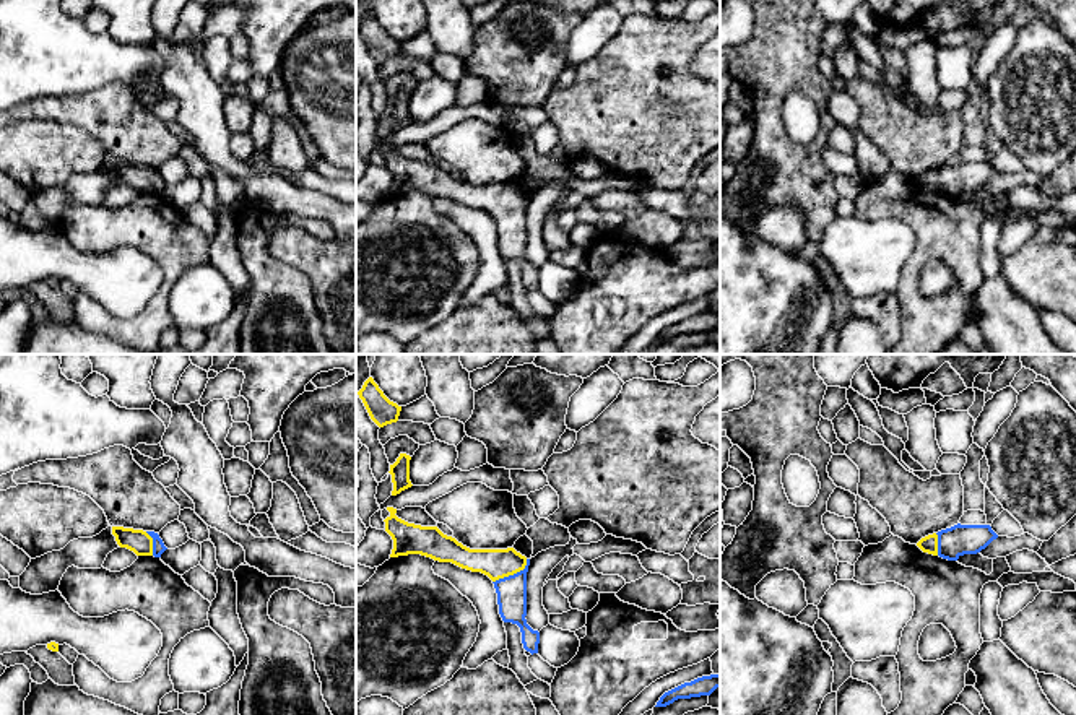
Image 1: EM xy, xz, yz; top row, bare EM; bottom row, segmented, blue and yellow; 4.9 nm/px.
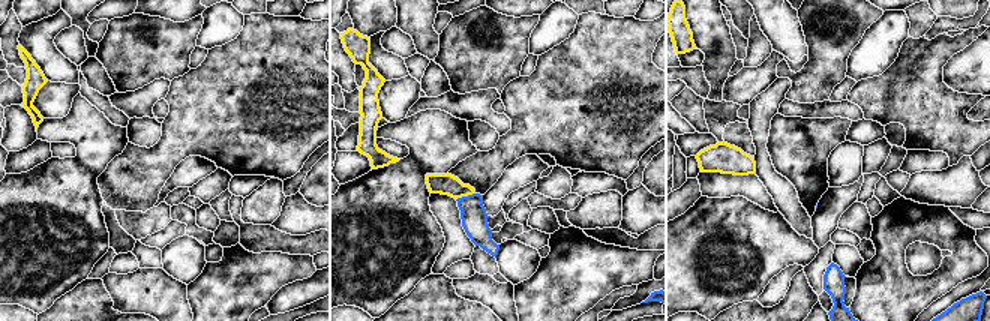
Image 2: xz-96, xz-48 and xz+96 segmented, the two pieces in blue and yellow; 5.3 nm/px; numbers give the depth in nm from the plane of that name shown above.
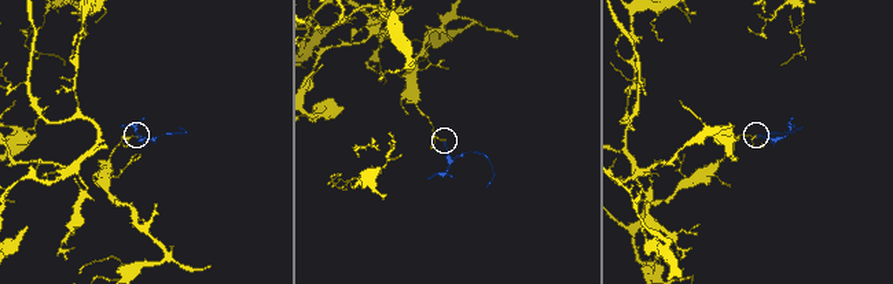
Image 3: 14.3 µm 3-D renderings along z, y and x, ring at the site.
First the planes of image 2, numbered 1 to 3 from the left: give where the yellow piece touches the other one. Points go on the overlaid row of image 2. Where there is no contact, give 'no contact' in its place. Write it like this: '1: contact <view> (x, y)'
1: no contact
2: contact xz-48 (465, 197)
3: no contact

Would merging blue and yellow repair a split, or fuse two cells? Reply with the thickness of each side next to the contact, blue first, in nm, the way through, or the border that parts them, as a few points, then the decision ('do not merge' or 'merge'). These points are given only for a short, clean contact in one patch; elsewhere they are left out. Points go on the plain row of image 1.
150/150 nm | across xz (511, 226), (514, 210), (496, 200) | merge

